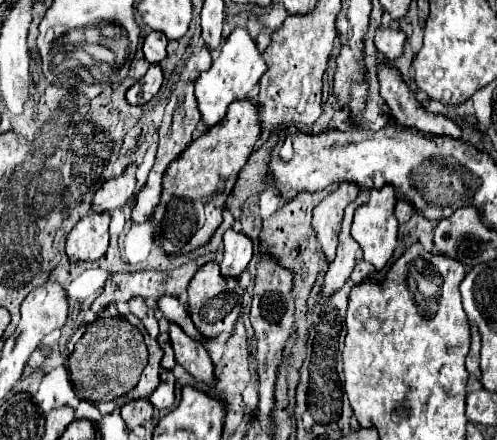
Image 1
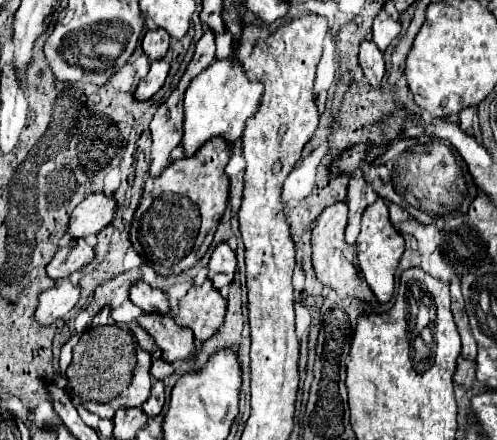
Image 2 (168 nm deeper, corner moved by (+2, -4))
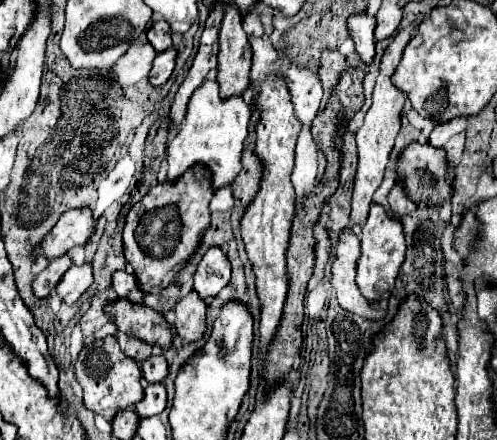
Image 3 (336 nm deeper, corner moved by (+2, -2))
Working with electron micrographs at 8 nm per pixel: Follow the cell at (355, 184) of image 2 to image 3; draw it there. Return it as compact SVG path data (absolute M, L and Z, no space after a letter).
M410 23L410 27L398 31L398 35L394 37L394 41L388 45L388 49L382 55L382 63L380 63L380 75L376 79L376 87L374 87L374 95L372 95L372 107L366 113L364 125L358 129L356 133L356 143L358 143L358 171L356 171L356 179L354 179L354 193L352 193L352 221L356 221L356 227L364 227L366 217L368 217L368 207L372 203L372 195L374 191L380 187L382 177L384 177L384 169L388 165L390 159L390 151L394 147L396 135L400 131L400 117L402 117L402 107L406 101L406 93L402 93L398 87L392 85L390 77L394 75L402 51L406 47L406 43L412 37L412 31L416 31L418 27L414 23Z

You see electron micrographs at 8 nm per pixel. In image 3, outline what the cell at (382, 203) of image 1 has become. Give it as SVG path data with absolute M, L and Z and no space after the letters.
M372 203L370 205L370 215L366 225L362 227L362 235L360 235L360 259L358 259L358 275L356 275L356 285L360 287L362 295L368 301L380 301L380 299L388 299L392 289L394 289L394 281L398 277L400 265L404 261L404 253L406 253L406 241L404 241L404 233L402 233L402 225L396 217L390 217L384 207Z

